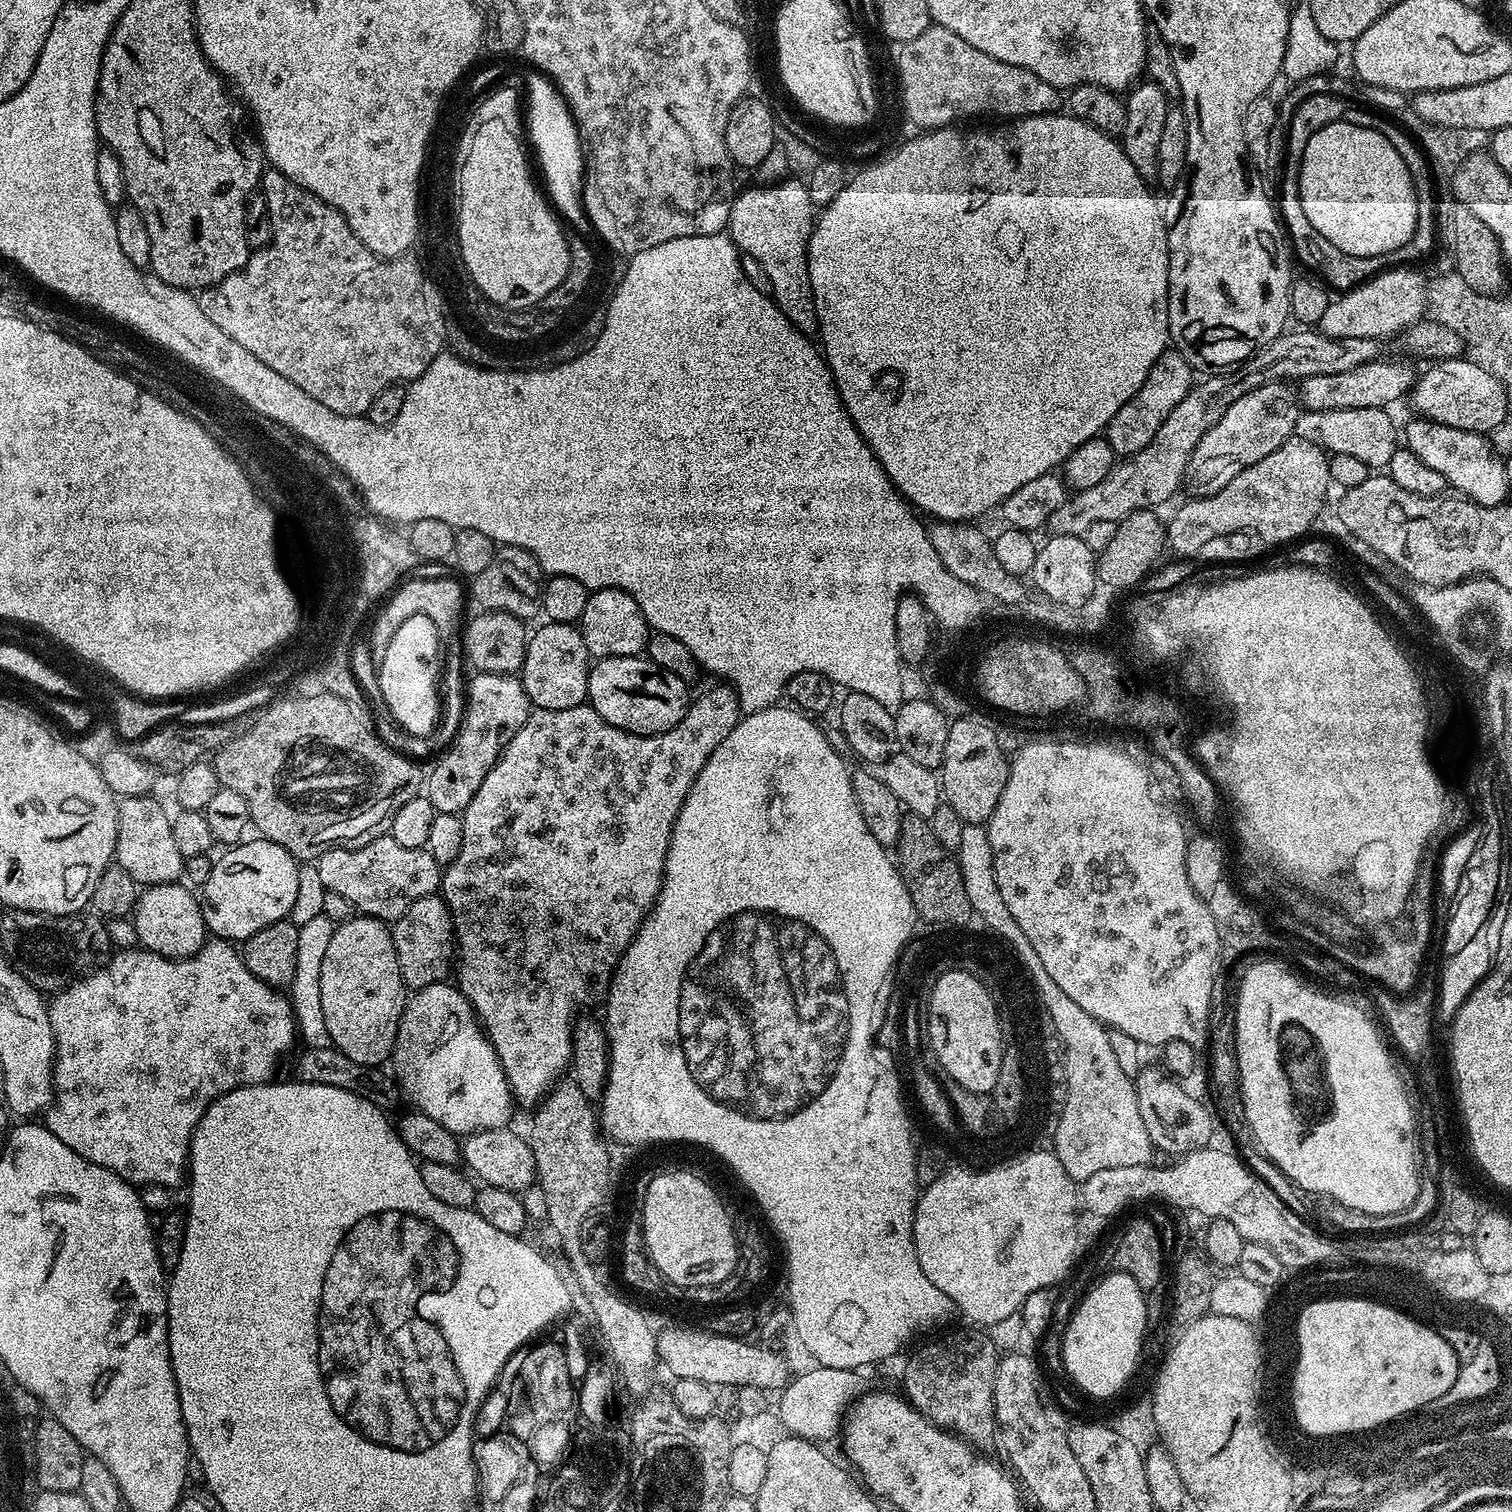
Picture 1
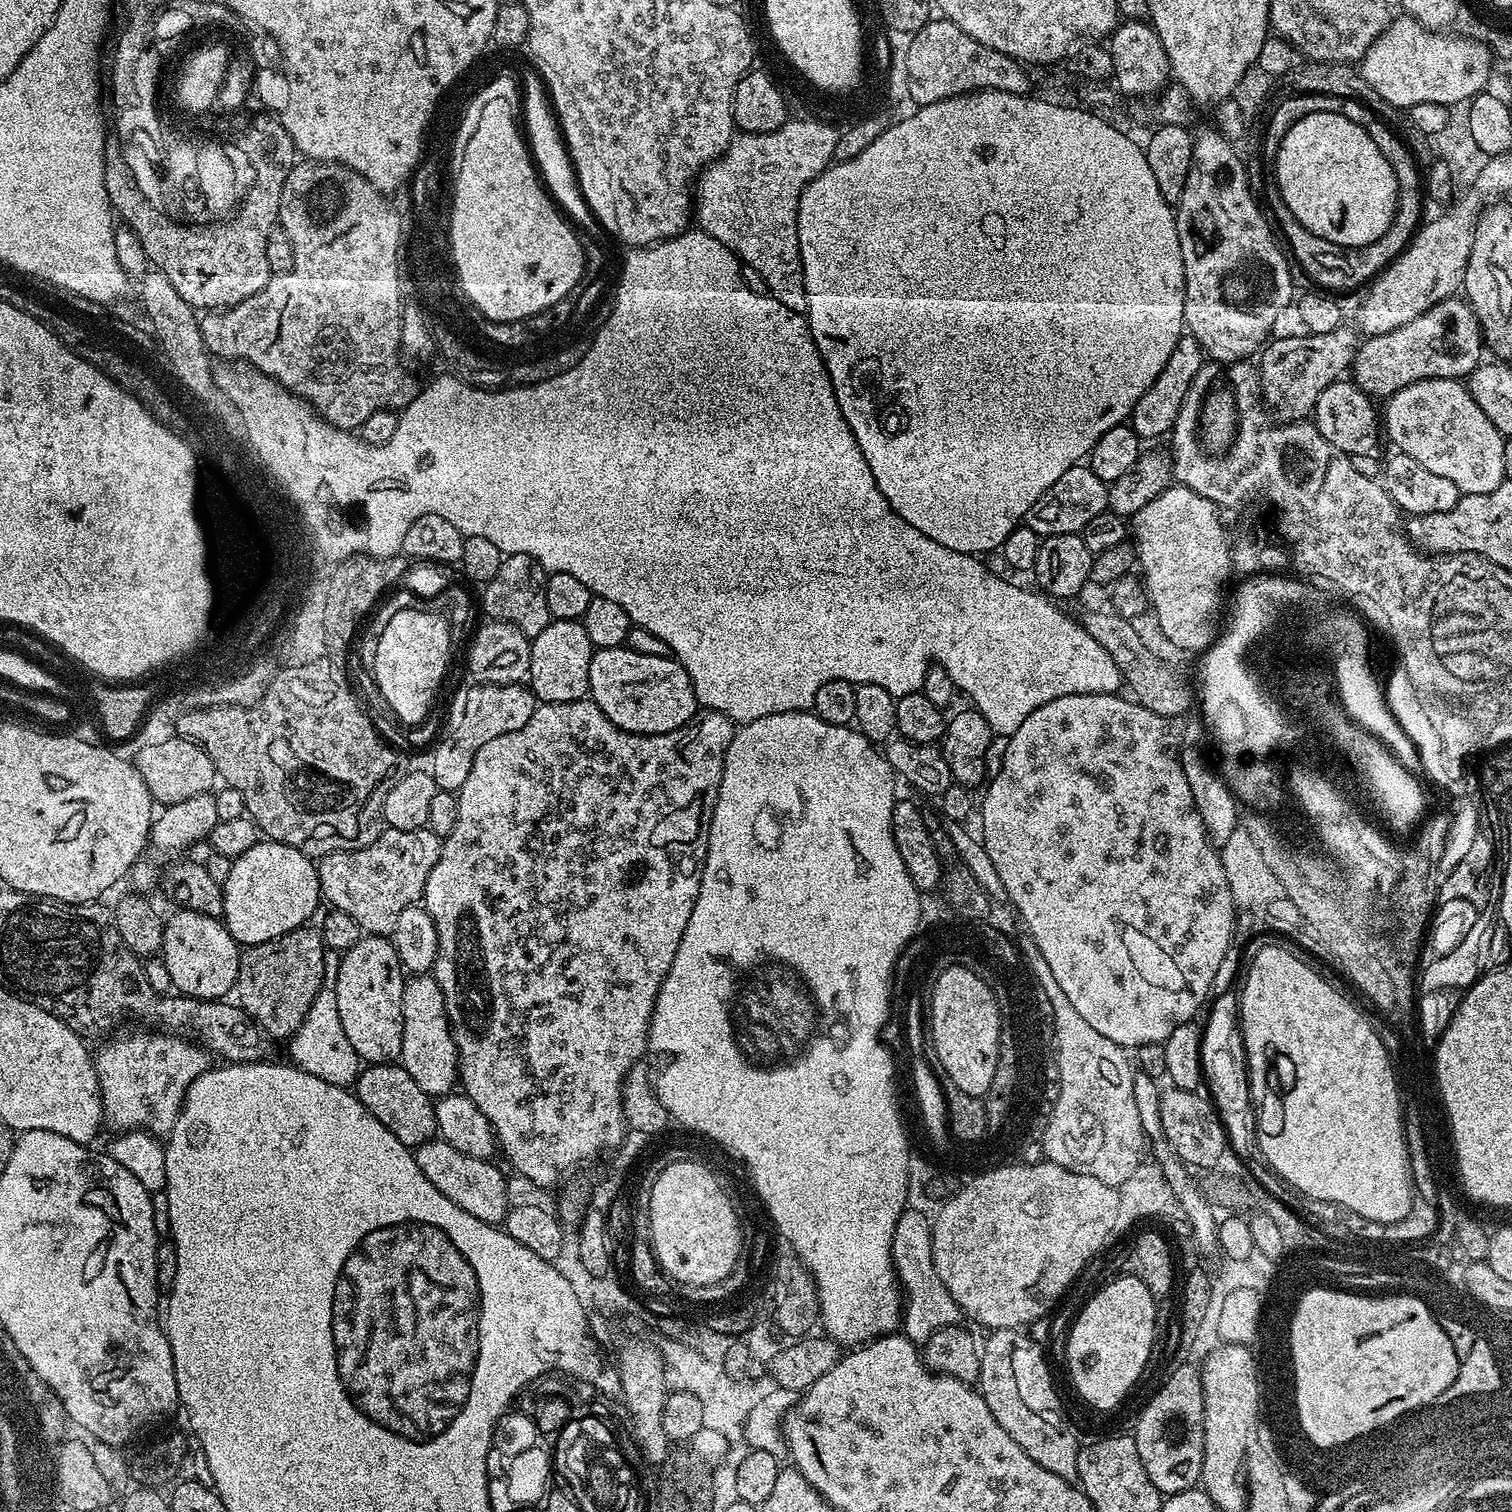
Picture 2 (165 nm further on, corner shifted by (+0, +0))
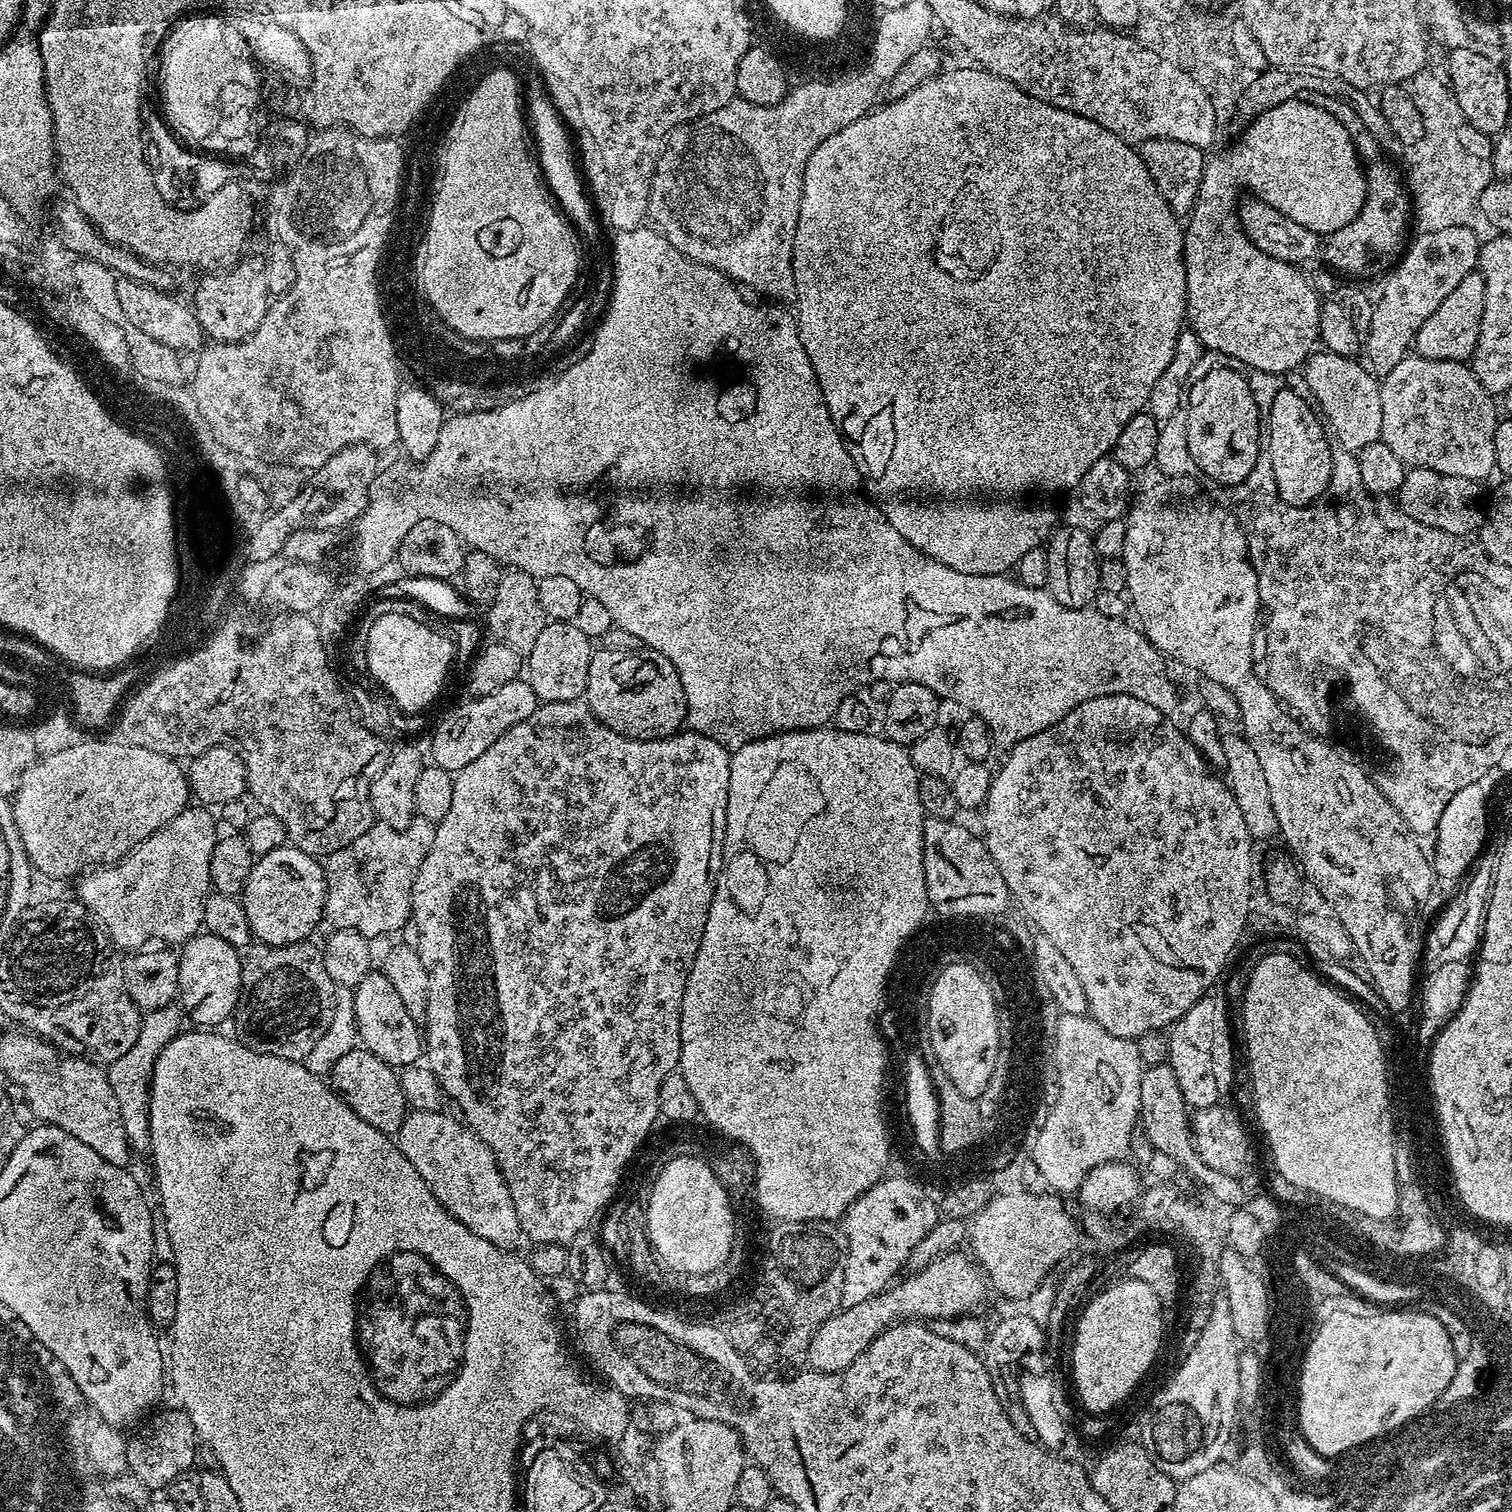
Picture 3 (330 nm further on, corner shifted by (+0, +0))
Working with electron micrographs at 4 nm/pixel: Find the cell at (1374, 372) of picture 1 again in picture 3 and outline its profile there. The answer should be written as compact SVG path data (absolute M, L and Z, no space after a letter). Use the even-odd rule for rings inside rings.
M1478 270L1466 274L1457 288L1444 299L1418 329L1414 341L1415 355L1422 359L1471 361L1472 351L1476 349L1478 342L1482 306L1485 302L1486 282L1482 274Z

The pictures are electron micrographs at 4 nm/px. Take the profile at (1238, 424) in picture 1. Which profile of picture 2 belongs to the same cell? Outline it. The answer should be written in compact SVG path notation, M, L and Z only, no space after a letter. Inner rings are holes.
M1341 324L1330 334L1299 335L1271 339L1258 358L1263 401L1269 411L1272 414L1274 412L1277 415L1275 417L1282 422L1300 422L1309 417L1322 390L1351 369L1360 344L1357 331L1347 324Z

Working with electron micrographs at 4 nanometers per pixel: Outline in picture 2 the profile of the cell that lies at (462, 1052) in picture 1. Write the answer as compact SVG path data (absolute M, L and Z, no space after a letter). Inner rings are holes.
M412 974L405 979L402 990L402 1050L400 1051L399 1063L403 1064L406 1074L426 1090L426 1094L433 1098L447 1096L449 1092L457 1087L460 1074L460 1059L456 1043L452 1037L452 1028L448 1025L448 1015L444 1005L444 995L438 986L435 975Z

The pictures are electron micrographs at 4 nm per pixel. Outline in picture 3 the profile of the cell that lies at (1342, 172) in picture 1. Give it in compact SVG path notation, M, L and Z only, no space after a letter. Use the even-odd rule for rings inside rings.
M1292 99L1282 102L1281 105L1266 109L1255 121L1247 125L1243 129L1243 132L1244 137L1237 144L1230 145L1225 152L1218 153L1213 160L1211 157L1205 163L1200 193L1196 199L1196 205L1192 207L1192 215L1187 217L1186 227L1184 228L1184 269L1186 270L1186 302L1188 303L1186 324L1194 334L1198 334L1198 338L1204 343L1205 349L1209 352L1217 352L1218 349L1224 348L1224 244L1228 244L1228 240L1232 240L1232 236L1236 236L1236 231L1240 229L1236 216L1238 197L1241 195L1240 188L1248 187L1249 190L1247 191L1253 197L1260 199L1264 203L1268 203L1274 210L1278 210L1284 214L1287 219L1301 222L1309 222L1308 220L1350 221L1355 218L1358 212L1364 209L1364 199L1367 194L1369 177L1366 175L1364 168L1360 169L1362 161L1359 152L1356 151L1355 140L1353 140L1351 134L1346 130L1346 126L1342 126L1342 122L1338 122L1338 118L1326 114L1326 110L1318 110L1318 106L1314 106L1307 99Z

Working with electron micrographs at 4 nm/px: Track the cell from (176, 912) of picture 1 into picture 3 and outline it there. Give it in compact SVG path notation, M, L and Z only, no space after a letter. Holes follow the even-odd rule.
M207 930L185 940L178 952L180 958L180 969L178 970L178 982L180 983L179 1003L186 1013L187 1019L193 1020L196 1026L220 1026L223 1020L232 1016L232 1011L237 1011L242 1000L242 959L241 953L226 938L218 938L216 933Z

